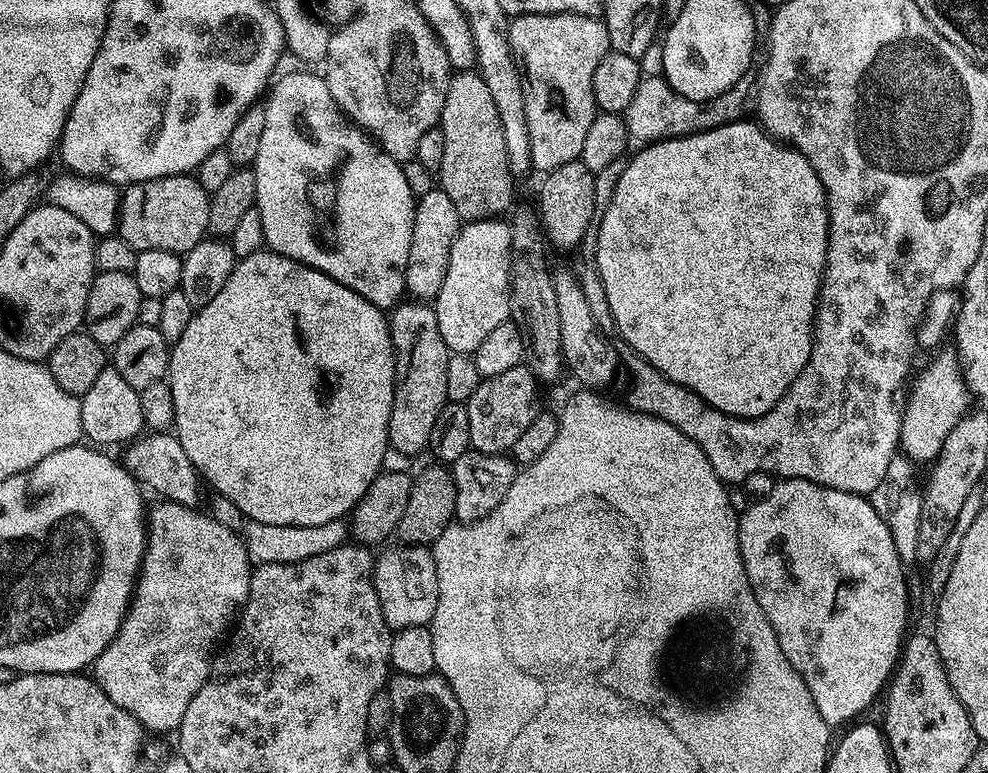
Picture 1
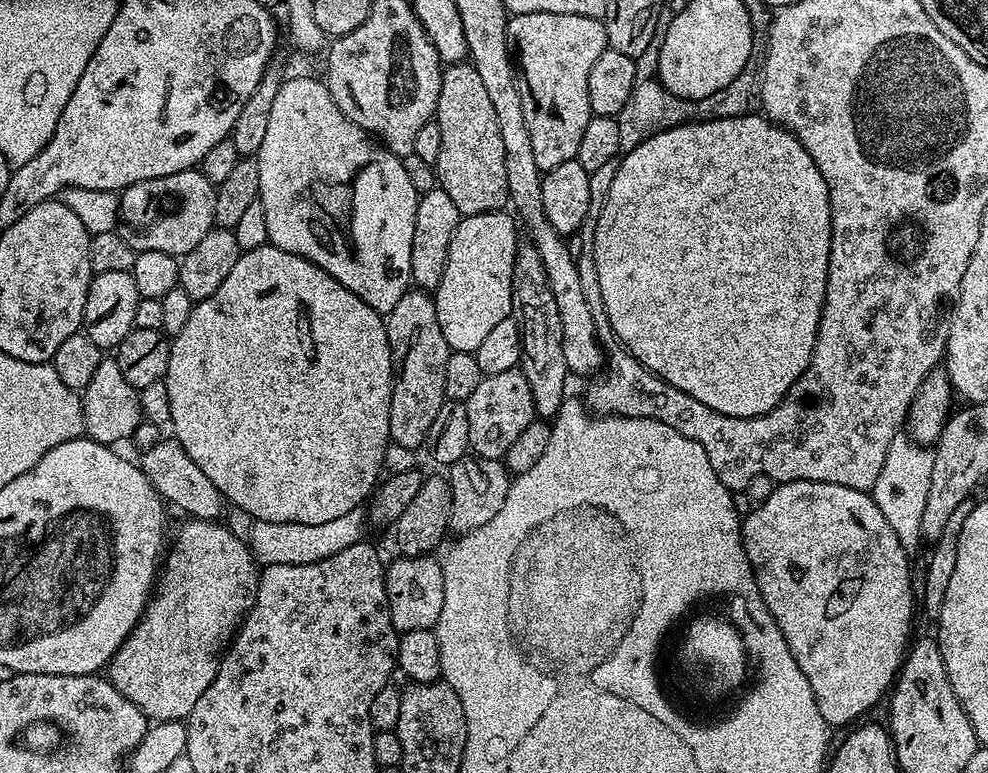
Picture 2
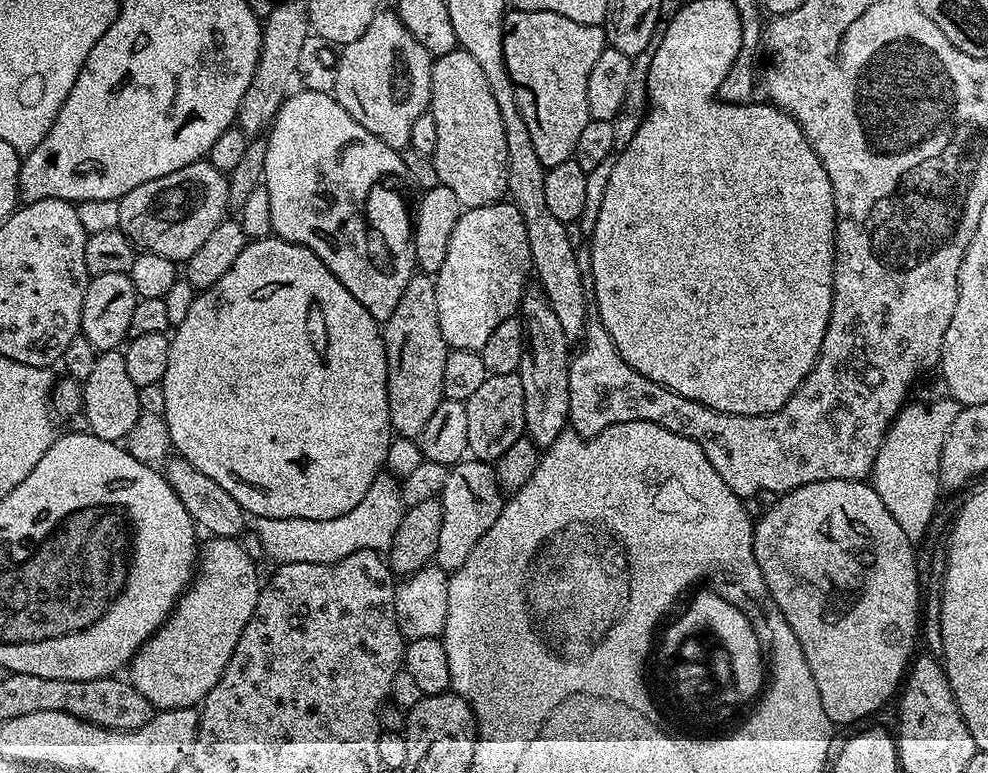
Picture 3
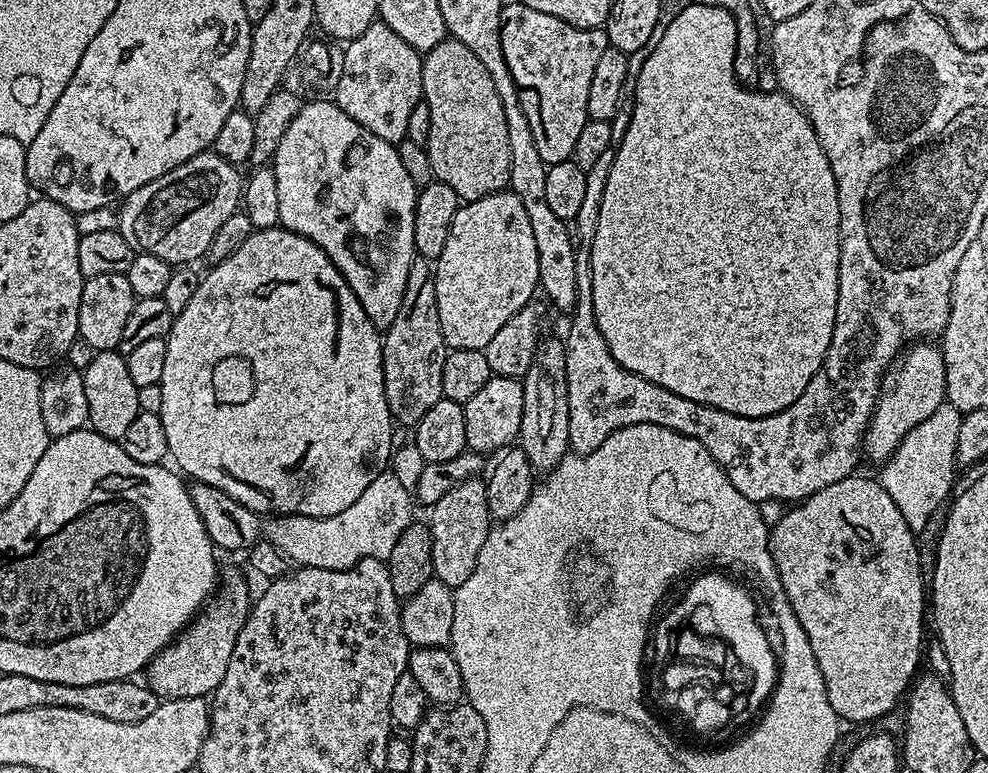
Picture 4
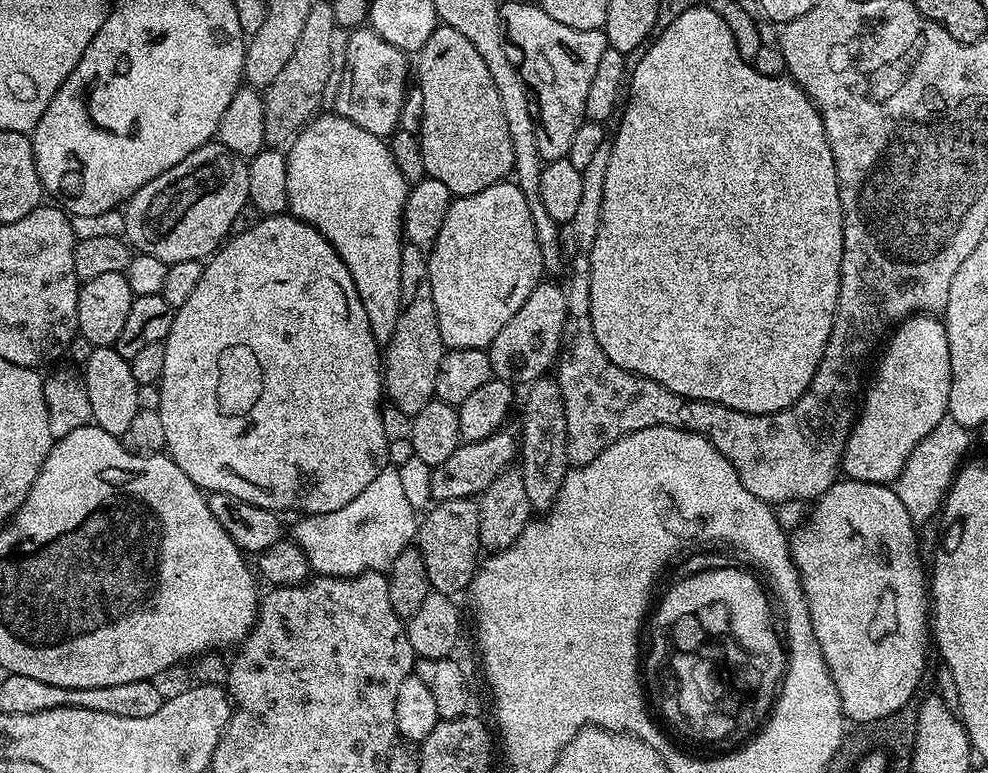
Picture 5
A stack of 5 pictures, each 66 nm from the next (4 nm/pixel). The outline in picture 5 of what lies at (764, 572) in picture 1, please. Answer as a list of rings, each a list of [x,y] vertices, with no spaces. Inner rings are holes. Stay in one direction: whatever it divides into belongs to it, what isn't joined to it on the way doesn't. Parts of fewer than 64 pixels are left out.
[[[840,478],[818,497],[811,508],[812,513],[809,514],[808,521],[796,533],[794,531],[791,533],[790,543],[792,561],[796,563],[796,569],[800,571],[800,581],[808,599],[814,632],[818,634],[818,644],[822,646],[822,656],[834,678],[834,686],[838,686],[838,698],[842,702],[845,717],[853,725],[881,720],[909,707],[908,699],[915,694],[916,687],[924,676],[924,655],[927,654],[928,648],[930,652],[930,584],[926,579],[926,564],[920,560],[918,528],[912,522],[895,487],[886,484],[871,484]]]

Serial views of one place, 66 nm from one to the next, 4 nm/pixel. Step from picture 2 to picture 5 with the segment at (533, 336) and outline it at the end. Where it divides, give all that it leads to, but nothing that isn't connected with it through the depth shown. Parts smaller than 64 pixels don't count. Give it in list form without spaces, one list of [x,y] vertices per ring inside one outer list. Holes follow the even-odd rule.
[[[555,378],[533,380],[527,385],[526,392],[524,421],[518,431],[518,467],[533,513],[544,514],[558,498],[562,482],[570,471],[566,454],[566,406]]]

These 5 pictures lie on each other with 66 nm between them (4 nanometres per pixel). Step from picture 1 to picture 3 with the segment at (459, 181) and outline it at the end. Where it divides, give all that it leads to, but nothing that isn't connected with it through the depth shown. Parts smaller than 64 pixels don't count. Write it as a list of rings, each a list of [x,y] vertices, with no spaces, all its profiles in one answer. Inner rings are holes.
[[[457,47],[450,50],[450,54],[442,54],[432,61],[432,102],[430,111],[434,118],[434,126],[438,126],[438,146],[434,146],[432,161],[434,170],[438,170],[438,178],[441,184],[445,184],[448,189],[458,197],[461,209],[477,208],[478,206],[490,206],[501,203],[508,196],[508,155],[506,154],[506,126],[502,126],[502,110],[498,110],[498,102],[494,102],[494,93],[490,90],[490,82],[486,82],[486,73],[482,66],[478,66],[478,61],[471,54],[466,54],[466,50]]]

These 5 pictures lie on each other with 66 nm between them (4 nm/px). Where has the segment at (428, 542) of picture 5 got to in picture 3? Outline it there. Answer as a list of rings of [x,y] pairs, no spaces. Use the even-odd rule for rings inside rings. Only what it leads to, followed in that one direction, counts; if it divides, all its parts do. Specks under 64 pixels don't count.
[[[465,458],[448,468],[448,477],[438,499],[444,509],[442,510],[442,530],[438,533],[438,550],[434,563],[436,567],[443,568],[445,572],[451,574],[462,566],[466,558],[470,558],[470,550],[474,550],[482,534],[486,534],[486,530],[494,526],[498,514],[504,509],[506,496],[496,477],[496,469],[491,463]]]

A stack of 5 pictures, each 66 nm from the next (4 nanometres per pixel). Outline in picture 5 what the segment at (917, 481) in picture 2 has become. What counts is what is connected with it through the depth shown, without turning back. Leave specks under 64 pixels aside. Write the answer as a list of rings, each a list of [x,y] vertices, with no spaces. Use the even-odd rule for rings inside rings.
[[[947,416],[911,452],[894,487],[914,524],[921,526],[935,517],[943,507],[956,473],[963,463],[961,460],[968,448],[969,436],[969,429]]]

